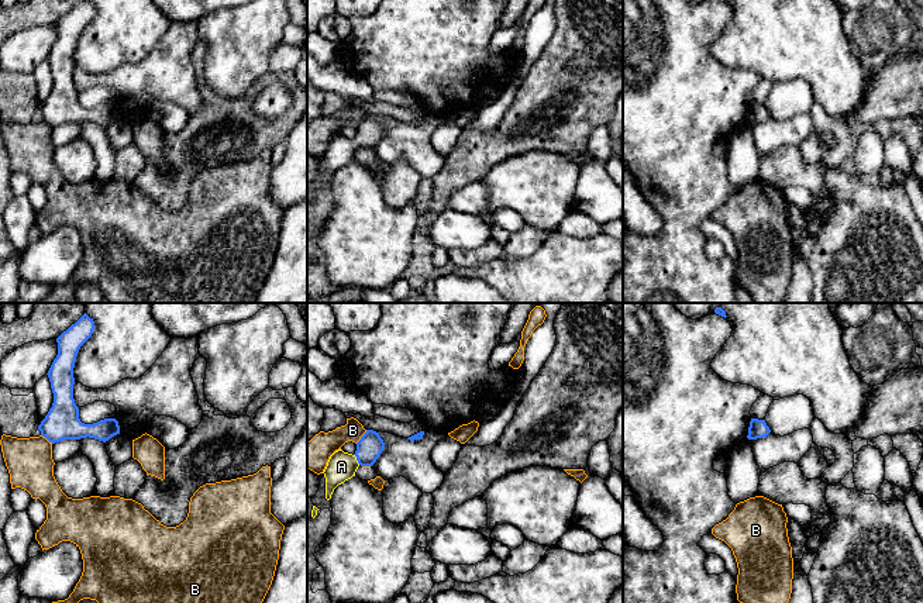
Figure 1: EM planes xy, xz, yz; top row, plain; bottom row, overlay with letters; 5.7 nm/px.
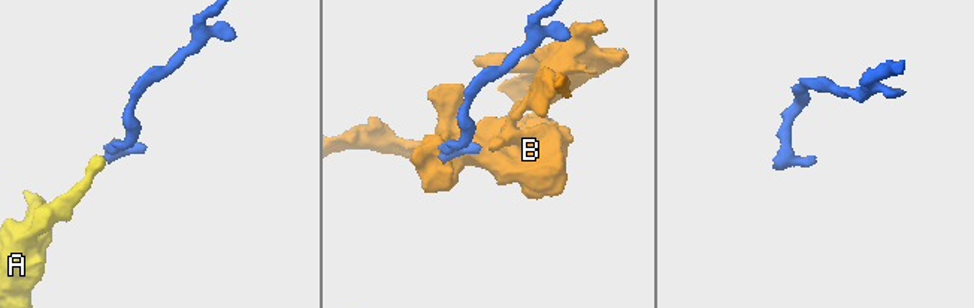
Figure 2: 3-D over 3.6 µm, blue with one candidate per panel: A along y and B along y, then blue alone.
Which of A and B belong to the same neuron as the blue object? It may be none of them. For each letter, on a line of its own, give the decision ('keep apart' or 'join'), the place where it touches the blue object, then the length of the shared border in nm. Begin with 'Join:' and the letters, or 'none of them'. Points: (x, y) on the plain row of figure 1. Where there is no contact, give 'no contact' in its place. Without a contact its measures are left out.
Join: A
A: join; meets blue in xz at (357, 144); contact 70 nm long
B: keep apart; meets blue in xz at (361, 121); contact 100 nm long

